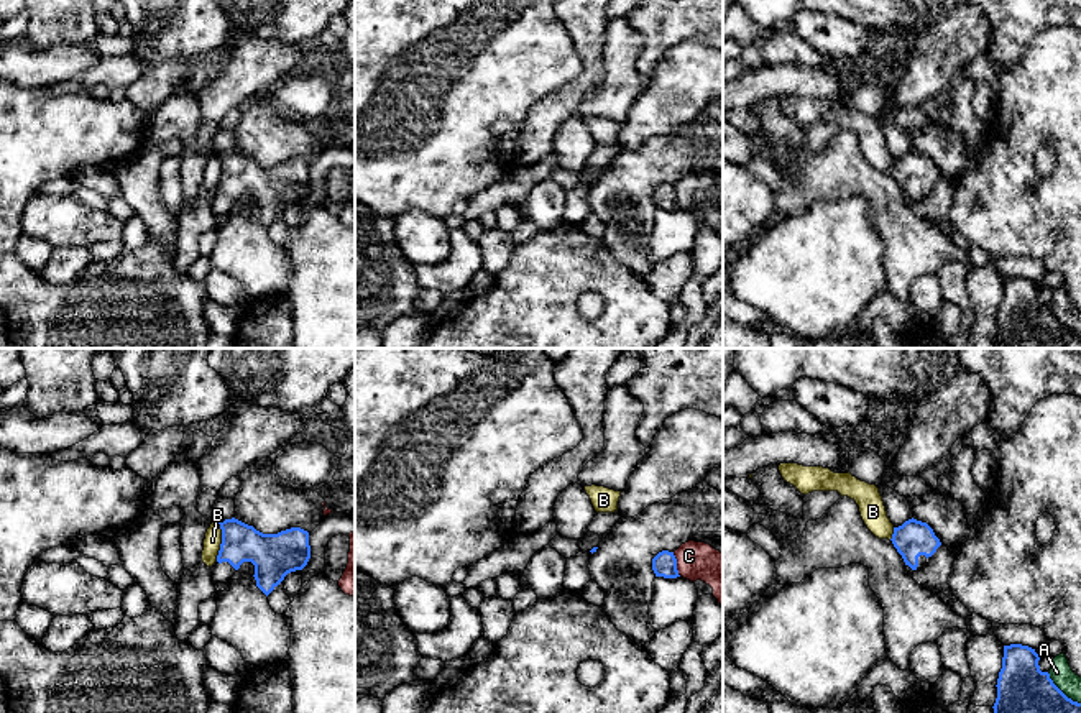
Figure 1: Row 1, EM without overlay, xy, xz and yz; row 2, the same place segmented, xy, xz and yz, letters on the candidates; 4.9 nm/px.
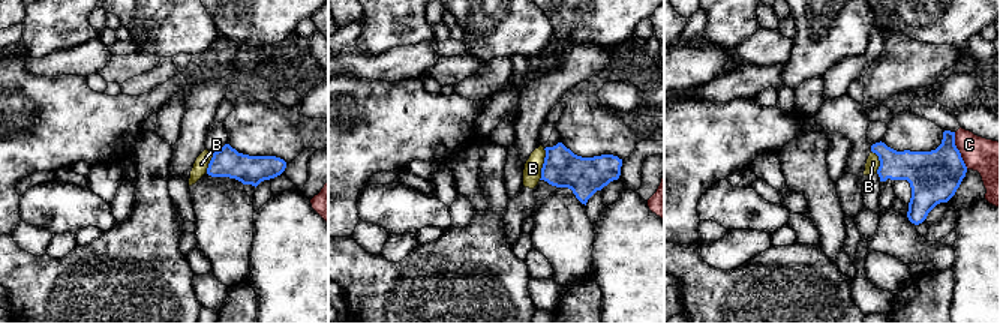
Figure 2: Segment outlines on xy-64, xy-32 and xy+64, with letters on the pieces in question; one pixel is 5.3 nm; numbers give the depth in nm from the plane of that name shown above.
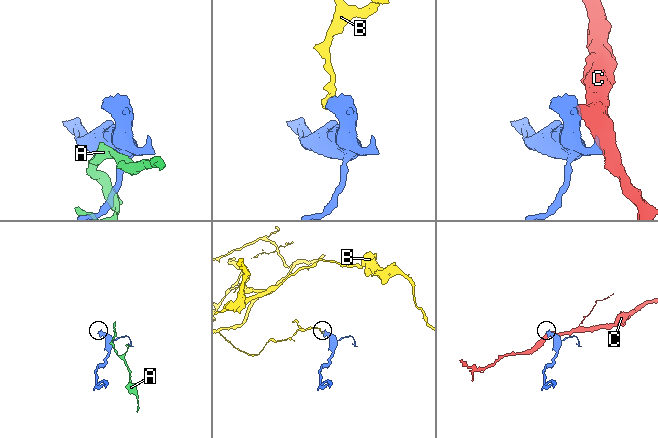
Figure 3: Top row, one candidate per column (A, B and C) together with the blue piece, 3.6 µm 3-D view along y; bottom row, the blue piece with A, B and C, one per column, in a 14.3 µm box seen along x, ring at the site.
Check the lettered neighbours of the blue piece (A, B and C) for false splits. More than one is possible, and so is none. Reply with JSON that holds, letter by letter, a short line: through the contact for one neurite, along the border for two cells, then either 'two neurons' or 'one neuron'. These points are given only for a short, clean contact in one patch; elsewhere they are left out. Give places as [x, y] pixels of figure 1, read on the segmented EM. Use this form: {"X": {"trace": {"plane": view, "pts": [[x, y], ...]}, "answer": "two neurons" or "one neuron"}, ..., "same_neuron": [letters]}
{"A": {"answer": "two neurons"}, "B": {"trace": {"plane": "xy", "pts": [[219, 523], [220, 549], [216, 561]]}, "answer": "two neurons"}, "C": {"answer": "two neurons"}, "same_neuron": []}

